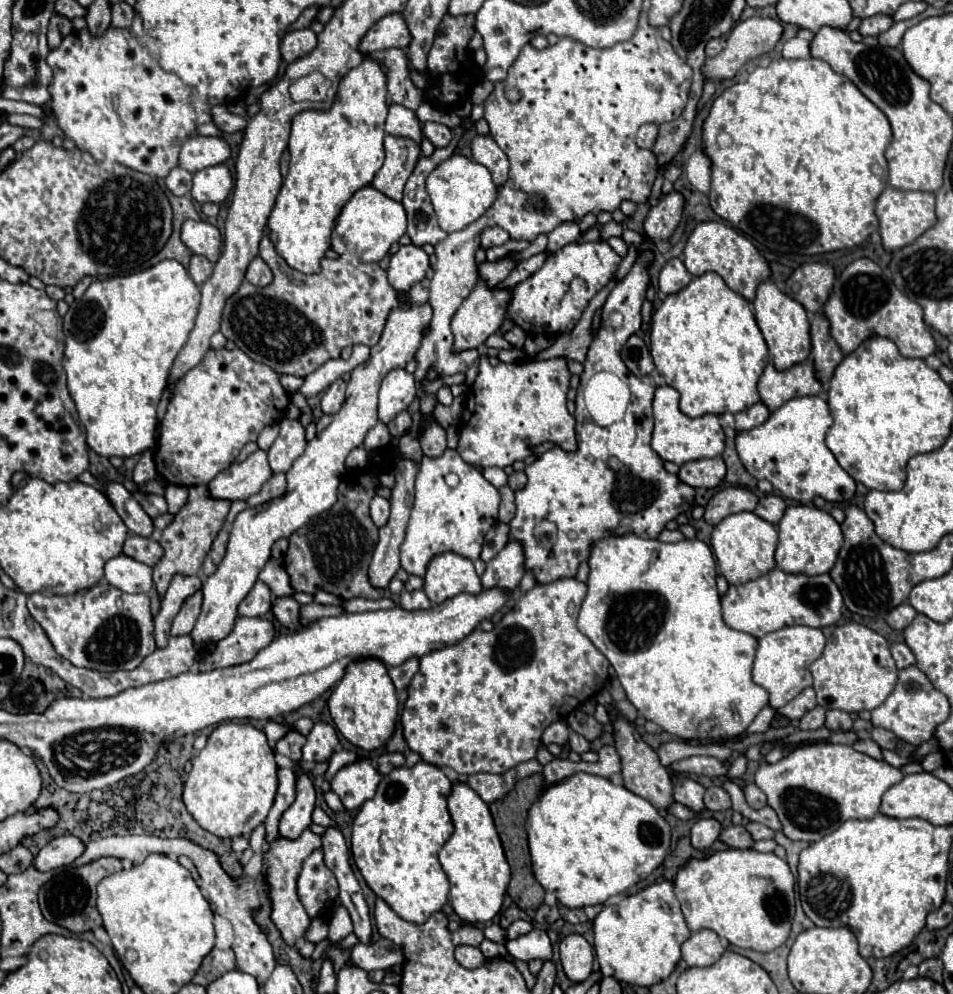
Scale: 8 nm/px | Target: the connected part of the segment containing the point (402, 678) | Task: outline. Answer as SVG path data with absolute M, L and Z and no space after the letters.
M412 657L412 659L408 659L406 663L402 663L398 667L390 667L388 675L390 675L392 683L396 685L396 689L404 689L404 687L408 687L408 683L416 675L416 671L418 671L418 659Z

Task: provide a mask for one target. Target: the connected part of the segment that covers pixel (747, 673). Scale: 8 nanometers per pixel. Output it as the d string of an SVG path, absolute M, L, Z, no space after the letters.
M610 535L594 545L588 563L588 595L580 607L578 629L612 663L638 713L682 739L718 739L744 733L758 711L768 705L768 691L752 681L756 637L728 627L722 619L712 549L700 539L660 543L636 535Z

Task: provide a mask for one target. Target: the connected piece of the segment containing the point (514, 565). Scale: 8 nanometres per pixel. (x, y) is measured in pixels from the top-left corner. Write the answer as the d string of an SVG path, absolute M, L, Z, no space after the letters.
M508 541L506 547L486 563L482 587L516 589L524 575L524 547L520 541Z

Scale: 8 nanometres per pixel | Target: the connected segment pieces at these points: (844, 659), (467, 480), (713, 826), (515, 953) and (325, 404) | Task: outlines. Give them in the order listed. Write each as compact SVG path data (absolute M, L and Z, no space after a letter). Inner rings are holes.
M846 623L846 625L836 627L832 631L832 635L828 637L828 643L826 643L826 649L824 649L822 657L816 659L810 665L810 671L812 671L812 677L814 677L814 691L816 691L816 697L818 697L818 705L824 707L824 709L842 709L842 711L848 711L848 713L860 713L864 709L872 711L878 705L882 705L884 699L896 687L898 669L896 669L896 663L894 663L894 659L890 655L888 641L882 635L878 635L876 631L872 631L871 628L858 624Z
M446 449L440 457L422 457L416 475L416 501L412 507L406 539L400 547L402 567L410 575L424 577L426 563L442 551L454 551L462 557L476 561L482 551L484 535L498 520L501 496L478 469L468 465L458 451ZM456 473L460 483L456 487L446 485L446 475Z
M714 817L710 819L698 819L692 825L692 845L696 849L708 849L720 835L722 831L722 823Z
M532 929L530 933L506 941L506 949L512 957L522 959L522 961L532 961L532 959L552 959L553 948L546 931L542 929Z
M336 379L330 387L328 387L328 391L324 391L324 395L322 395L322 411L326 413L326 415L332 415L334 411L340 411L340 407L342 407L342 403L344 403L344 391L346 391L346 383L344 383L344 379Z

